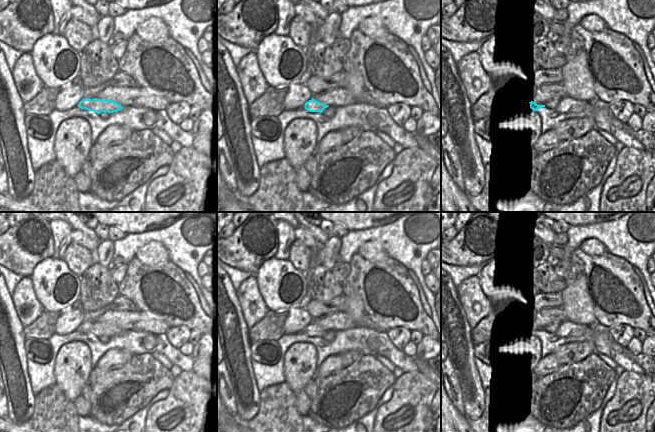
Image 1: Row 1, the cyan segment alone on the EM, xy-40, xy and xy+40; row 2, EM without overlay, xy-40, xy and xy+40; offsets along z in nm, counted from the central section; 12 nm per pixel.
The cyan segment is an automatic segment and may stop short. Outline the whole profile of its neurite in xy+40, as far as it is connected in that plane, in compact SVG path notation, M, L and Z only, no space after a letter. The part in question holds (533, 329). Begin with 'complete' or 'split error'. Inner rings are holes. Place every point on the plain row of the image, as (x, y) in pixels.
split error; M533 325L523 328L513 328L511 326L511 329L505 335L503 335L499 341L504 343L507 340L518 339L523 336L534 336L543 331L545 331L545 329L538 329Z

